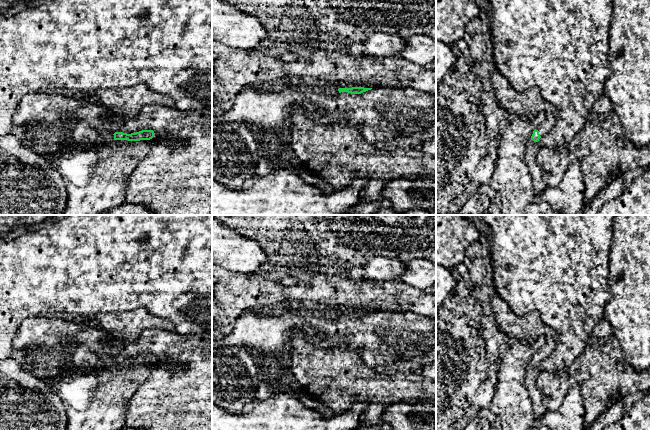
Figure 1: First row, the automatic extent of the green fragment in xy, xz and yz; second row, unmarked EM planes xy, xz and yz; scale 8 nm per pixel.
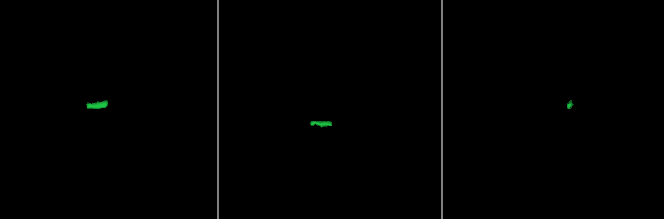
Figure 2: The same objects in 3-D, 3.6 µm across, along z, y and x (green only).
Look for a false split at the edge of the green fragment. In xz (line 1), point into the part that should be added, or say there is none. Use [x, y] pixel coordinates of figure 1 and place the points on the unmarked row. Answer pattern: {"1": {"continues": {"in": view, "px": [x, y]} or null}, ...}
{"1": {"continues": {"in": "xz", "px": [304, 308]}}}

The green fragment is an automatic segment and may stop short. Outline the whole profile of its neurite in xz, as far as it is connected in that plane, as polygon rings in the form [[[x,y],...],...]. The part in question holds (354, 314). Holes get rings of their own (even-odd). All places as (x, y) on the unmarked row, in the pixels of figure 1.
[[[290,300],[277,303],[269,309],[269,316],[302,316],[302,317],[314,317],[323,318],[326,316],[328,311],[335,311],[338,313],[339,317],[348,316],[351,318],[361,318],[373,311],[374,308],[349,308],[345,306],[327,306],[325,304],[320,304],[308,300]]]

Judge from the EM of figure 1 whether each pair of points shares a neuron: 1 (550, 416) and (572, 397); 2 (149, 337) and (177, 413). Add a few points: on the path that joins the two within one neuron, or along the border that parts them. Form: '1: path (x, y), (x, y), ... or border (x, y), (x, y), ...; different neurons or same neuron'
1: path (558, 416), (563, 416), (572, 405); same neuron
2: path (172, 354), (179, 361), (190, 362), (187, 390); same neuron

